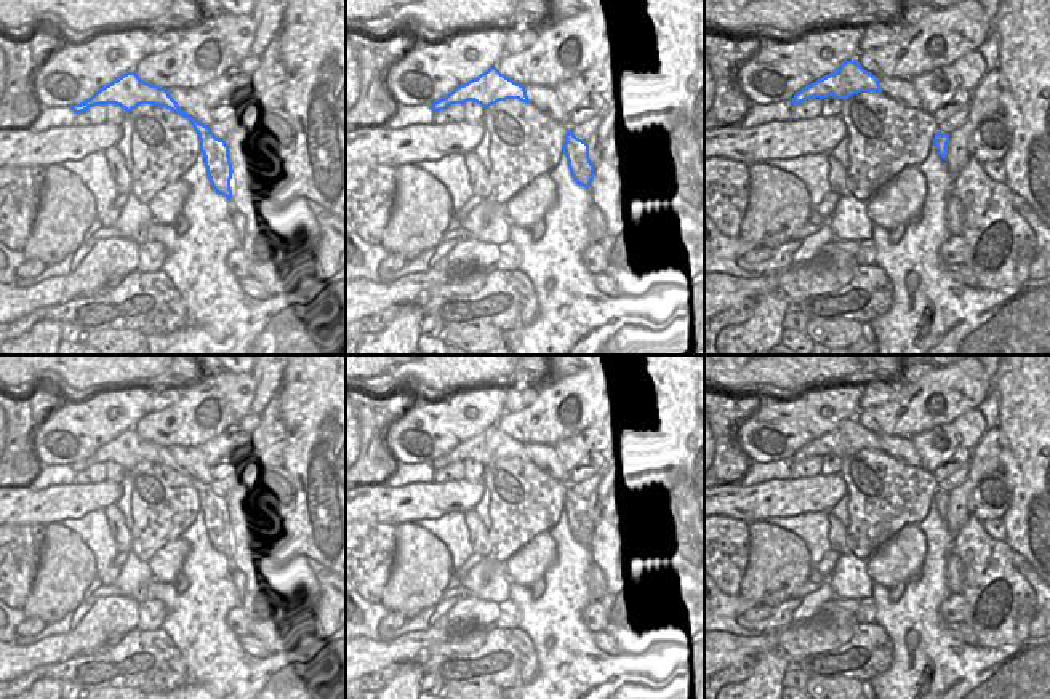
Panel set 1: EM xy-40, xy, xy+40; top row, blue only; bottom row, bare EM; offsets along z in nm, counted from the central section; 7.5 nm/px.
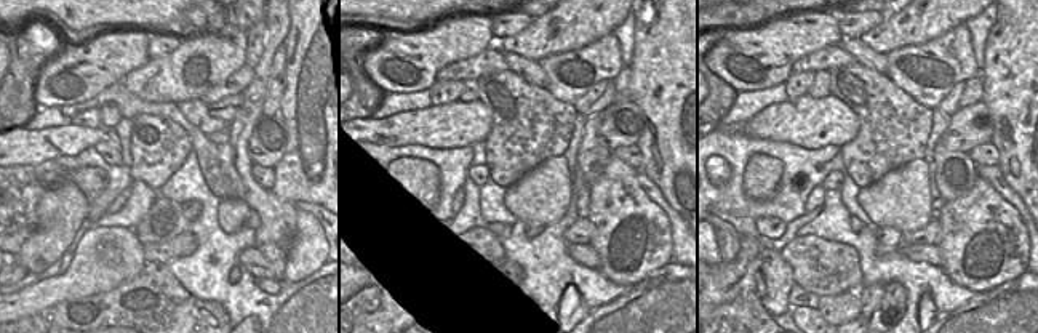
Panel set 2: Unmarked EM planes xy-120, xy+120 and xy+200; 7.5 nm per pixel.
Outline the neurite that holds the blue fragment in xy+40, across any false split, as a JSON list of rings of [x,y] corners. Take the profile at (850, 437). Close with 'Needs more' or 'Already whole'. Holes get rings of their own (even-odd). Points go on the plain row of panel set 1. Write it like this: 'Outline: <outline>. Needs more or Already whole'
Outline: [[[856,417],[845,419],[839,427],[810,443],[802,446],[792,456],[792,464],[800,462],[813,456],[829,456],[847,457],[861,449],[877,449],[882,451],[879,437],[871,430],[864,429]]]. Already whole

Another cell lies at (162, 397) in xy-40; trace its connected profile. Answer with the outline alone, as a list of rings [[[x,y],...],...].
[[[174,385],[150,387],[152,413],[160,413],[181,400],[181,389]]]

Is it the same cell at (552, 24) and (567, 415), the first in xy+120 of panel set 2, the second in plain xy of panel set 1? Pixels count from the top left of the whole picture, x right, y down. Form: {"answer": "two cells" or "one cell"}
{"answer": "one cell"}

